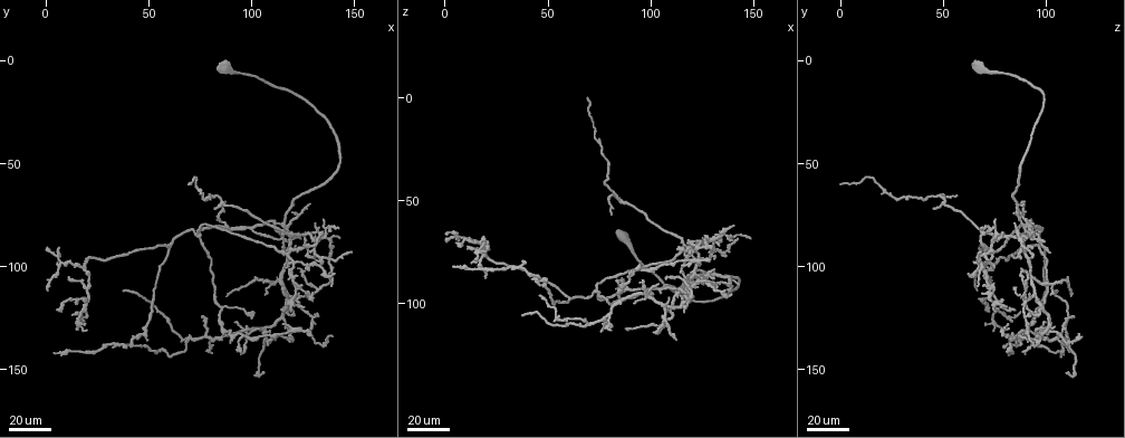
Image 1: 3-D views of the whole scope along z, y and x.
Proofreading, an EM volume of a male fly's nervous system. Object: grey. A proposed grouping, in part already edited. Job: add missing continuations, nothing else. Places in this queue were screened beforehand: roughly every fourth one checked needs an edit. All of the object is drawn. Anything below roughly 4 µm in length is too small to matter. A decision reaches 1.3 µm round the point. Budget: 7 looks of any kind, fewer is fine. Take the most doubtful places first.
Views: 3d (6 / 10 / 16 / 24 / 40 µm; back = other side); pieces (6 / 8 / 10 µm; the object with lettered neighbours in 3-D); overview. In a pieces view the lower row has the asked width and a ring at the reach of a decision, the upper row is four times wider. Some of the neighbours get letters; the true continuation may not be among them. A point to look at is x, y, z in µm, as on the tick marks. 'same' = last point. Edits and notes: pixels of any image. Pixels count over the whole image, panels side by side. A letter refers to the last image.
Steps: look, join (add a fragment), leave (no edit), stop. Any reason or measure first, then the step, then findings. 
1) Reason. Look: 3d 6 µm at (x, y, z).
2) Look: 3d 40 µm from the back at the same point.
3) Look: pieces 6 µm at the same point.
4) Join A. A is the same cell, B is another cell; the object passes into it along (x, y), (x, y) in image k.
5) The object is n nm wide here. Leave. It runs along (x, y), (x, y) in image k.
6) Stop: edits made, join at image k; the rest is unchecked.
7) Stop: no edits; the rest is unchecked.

Thin end. Look: 3d 24 µm at (107, 153, 110).

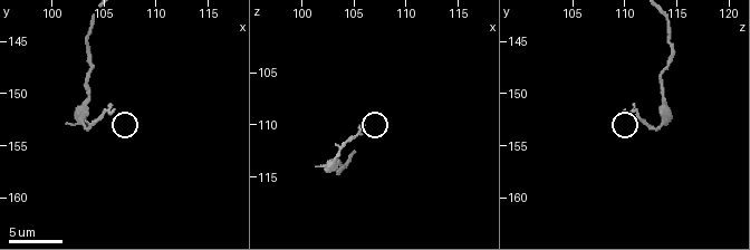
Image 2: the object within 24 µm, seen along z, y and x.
Look: pieces 10 µm at (105.6, 151.8, 110.0).

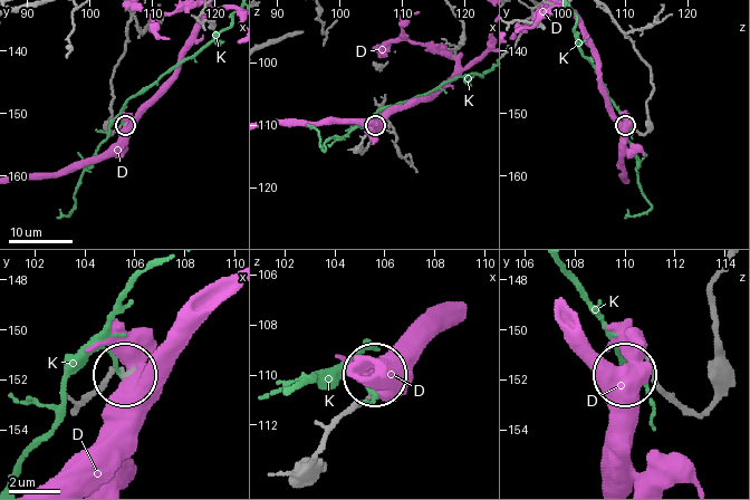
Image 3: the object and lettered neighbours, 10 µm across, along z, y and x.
Leave. D and K are other cells; it runs along (76, 411), (105, 381), (123, 375) in image 3; none of them fits.

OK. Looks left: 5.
Long arm stops here. Look: 3d 24 µm at (38, 113, 107).

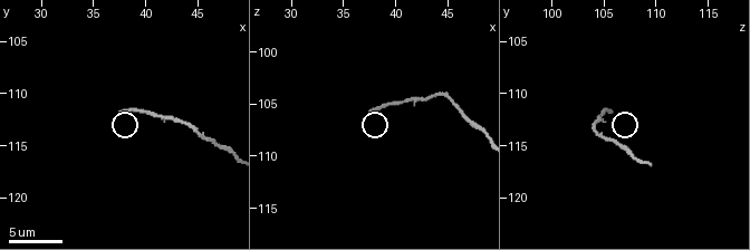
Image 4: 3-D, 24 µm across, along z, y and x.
See the neighbours. Look: pieces 6 µm at (37.8, 111.8, 105.6).

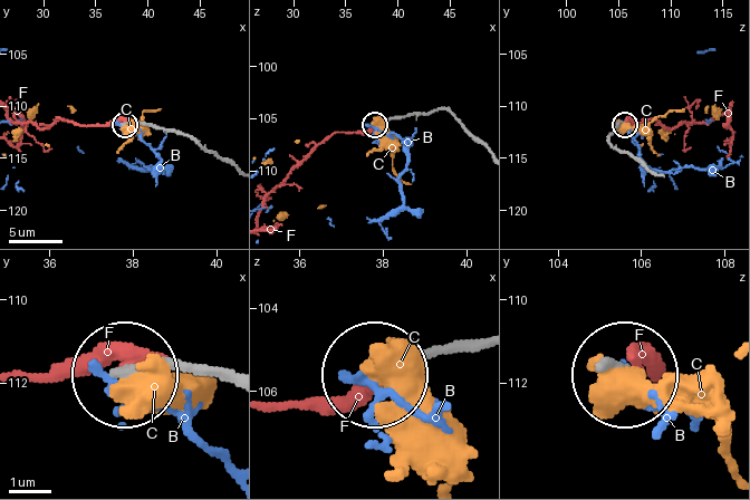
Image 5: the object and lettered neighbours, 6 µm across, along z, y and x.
The object is 240 nm wide here. Leave. B, C and F are other cells; none of them fits.

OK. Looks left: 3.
Look: 3d 24 µm at (133, 81, 86).

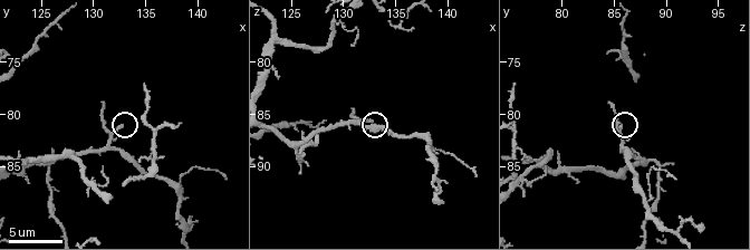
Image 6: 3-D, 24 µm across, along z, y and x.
What lies round it. Look: pieces 8 µm at (132.6, 81.4, 85.6).

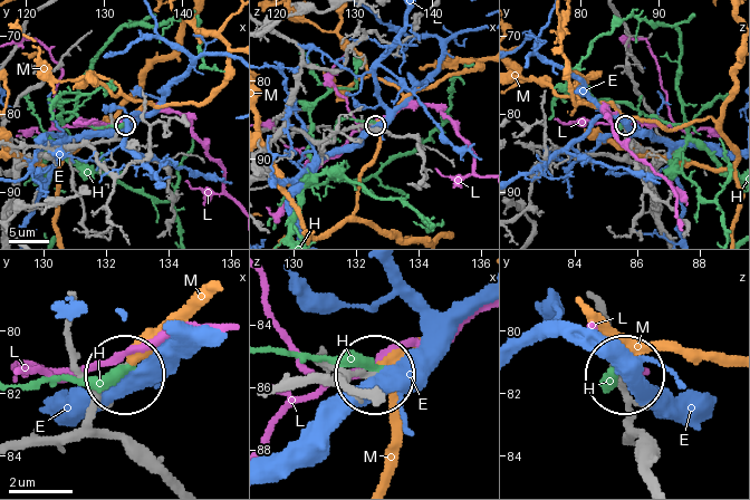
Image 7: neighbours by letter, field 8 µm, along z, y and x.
Leave. E, H, L and M are other cells; it runs along (25, 444), (80, 423), (118, 377) in image 7; none of them fits.

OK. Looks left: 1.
Stop: no edits; the rest is unchecked.

